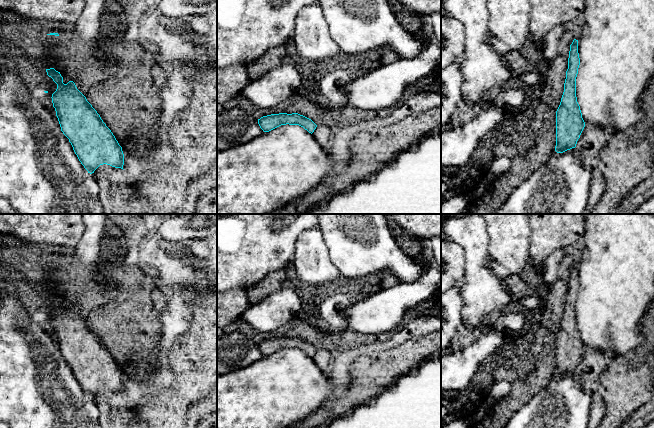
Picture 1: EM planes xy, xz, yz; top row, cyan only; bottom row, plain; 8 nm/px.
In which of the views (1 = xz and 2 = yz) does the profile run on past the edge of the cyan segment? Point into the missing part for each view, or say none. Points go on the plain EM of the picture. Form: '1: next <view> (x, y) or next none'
1: next none
2: next none

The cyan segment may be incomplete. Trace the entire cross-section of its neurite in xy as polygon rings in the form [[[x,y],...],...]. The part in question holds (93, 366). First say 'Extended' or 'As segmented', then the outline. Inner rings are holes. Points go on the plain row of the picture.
As segmented. [[[54,292],[46,293],[46,296],[57,308],[57,313],[51,322],[61,355],[69,363],[75,378],[84,392],[90,398],[94,397],[94,395],[103,388],[123,393],[124,378],[122,371],[97,335],[77,313],[75,307],[69,305],[67,308],[64,308],[60,296]]]

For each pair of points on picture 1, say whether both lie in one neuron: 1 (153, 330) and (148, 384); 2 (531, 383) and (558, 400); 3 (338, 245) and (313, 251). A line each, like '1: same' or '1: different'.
1: same
2: different
3: different

